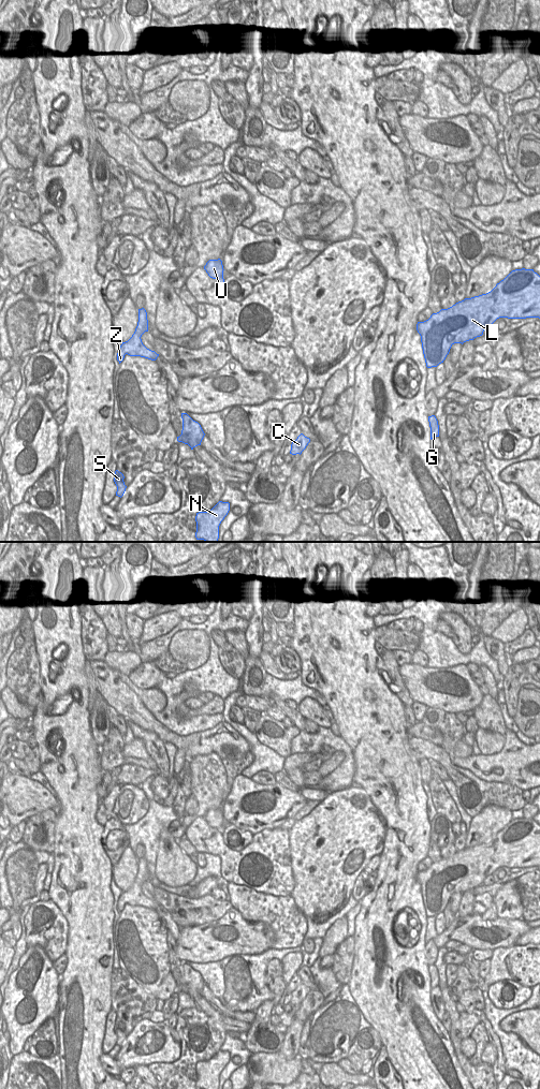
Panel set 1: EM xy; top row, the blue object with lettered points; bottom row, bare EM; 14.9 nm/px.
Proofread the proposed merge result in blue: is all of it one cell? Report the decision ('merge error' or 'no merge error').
no merge error

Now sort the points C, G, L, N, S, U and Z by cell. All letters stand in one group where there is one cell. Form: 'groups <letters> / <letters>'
groups C G L N S U Z

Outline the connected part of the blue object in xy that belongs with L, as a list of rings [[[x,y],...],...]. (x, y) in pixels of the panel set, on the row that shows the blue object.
[[[534,269],[512,270],[488,293],[465,298],[448,309],[433,313],[424,322],[418,322],[423,354],[427,368],[443,363],[454,343],[464,343],[483,335],[484,329],[499,318],[540,319],[540,276]]]

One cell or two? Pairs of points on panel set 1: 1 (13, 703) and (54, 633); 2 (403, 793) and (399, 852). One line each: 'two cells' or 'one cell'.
1: two cells
2: one cell

